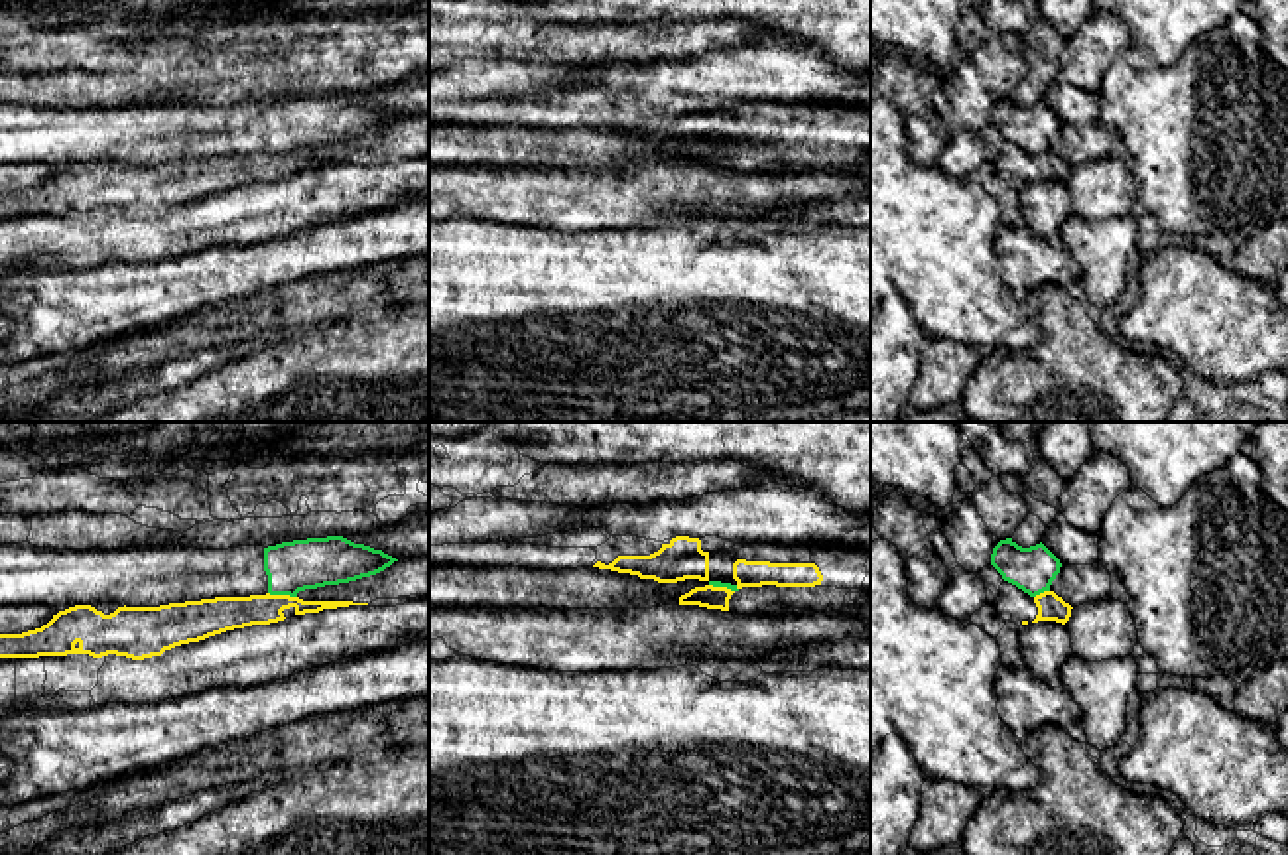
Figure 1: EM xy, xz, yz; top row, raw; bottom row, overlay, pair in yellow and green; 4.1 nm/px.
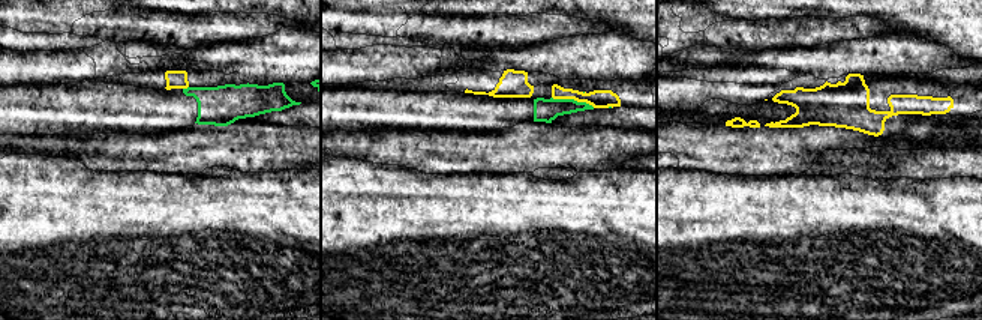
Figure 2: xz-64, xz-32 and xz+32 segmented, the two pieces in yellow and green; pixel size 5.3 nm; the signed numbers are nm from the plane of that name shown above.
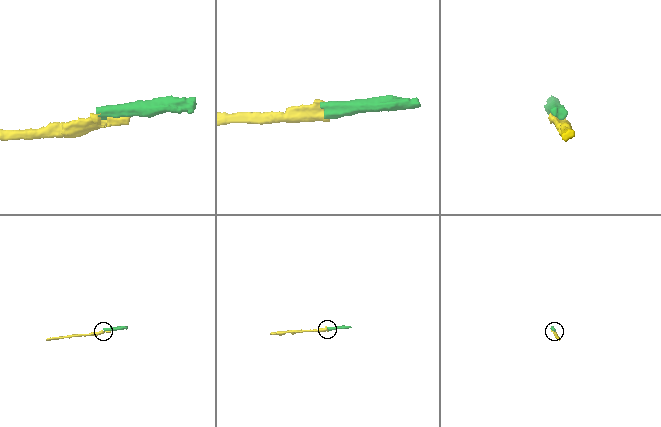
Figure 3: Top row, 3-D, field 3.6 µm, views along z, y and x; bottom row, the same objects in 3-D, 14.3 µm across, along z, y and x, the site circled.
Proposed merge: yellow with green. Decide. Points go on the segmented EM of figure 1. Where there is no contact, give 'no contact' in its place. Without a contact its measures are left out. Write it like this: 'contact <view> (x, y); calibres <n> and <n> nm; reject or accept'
contact xy (282, 595); calibres 140 and 200 nm; reject

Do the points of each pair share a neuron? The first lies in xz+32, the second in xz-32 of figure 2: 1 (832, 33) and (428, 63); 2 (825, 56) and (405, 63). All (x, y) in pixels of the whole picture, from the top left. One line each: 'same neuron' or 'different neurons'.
1: different neurons
2: different neurons

